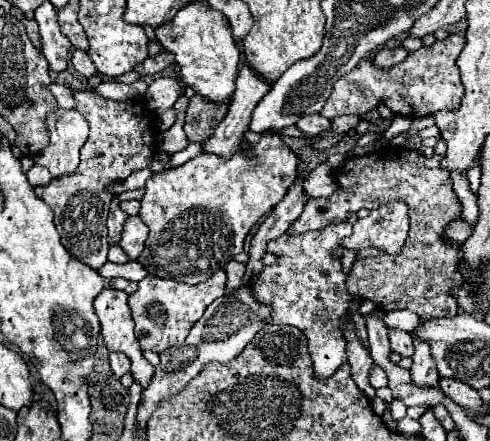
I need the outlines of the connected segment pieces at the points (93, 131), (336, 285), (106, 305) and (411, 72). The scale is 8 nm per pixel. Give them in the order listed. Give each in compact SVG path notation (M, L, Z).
M70 86L66 88L76 100L76 110L86 118L90 126L90 136L80 148L78 170L64 178L54 178L44 188L42 200L54 212L54 226L60 234L62 246L76 260L98 270L106 264L108 254L106 218L112 194L106 192L106 186L124 180L130 172L146 168L150 164L150 156L154 150L156 116L152 116L140 100L114 102L100 98L90 90L74 90Z
M338 222L338 224L328 224L322 230L312 230L304 232L298 236L280 236L276 240L268 242L268 252L278 254L280 260L274 266L266 266L258 280L254 282L254 292L260 302L272 304L272 324L288 324L300 328L306 338L308 338L308 350L312 356L314 372L318 378L328 378L332 376L340 364L346 362L346 342L340 334L340 322L346 318L348 304L352 296L346 292L346 274L342 272L342 262L340 258L334 258L336 248L340 248L342 240L352 234L352 224L350 222Z
M106 286L94 300L94 310L102 326L100 334L104 338L106 348L110 352L124 352L130 358L132 376L144 388L154 374L154 366L150 366L144 360L138 340L134 336L134 322L128 308L128 294L124 290L114 290Z
M452 34L442 42L434 42L428 48L410 52L404 62L388 70L374 68L372 58L364 58L358 62L358 66L352 72L348 72L334 84L332 94L326 100L320 114L326 118L336 118L344 114L364 116L366 112L374 110L378 102L384 102L394 114L410 116L410 118L432 116L438 110L456 110L464 94L464 86L460 82L460 74L456 66L458 54L462 52L464 44L466 38Z

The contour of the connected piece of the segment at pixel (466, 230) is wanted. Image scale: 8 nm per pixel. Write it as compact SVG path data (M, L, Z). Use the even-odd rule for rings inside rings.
M462 218L456 220L456 222L452 222L452 224L446 228L446 232L444 232L446 240L452 242L454 246L460 246L470 234L472 234L472 228L470 228L470 224L466 224Z

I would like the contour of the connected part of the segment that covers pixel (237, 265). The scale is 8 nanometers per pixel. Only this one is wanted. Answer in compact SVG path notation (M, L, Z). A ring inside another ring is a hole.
M232 260L232 262L228 262L228 264L226 264L224 272L228 274L226 292L228 292L228 290L234 290L234 288L238 288L238 286L240 286L240 280L242 280L242 276L244 276L244 264L242 264L242 262Z

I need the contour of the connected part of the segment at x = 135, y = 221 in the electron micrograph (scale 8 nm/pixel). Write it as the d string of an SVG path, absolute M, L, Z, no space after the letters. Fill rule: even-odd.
M132 216L124 222L124 230L120 236L120 246L130 260L138 260L144 250L144 242L148 238L148 226L140 220L140 216Z

